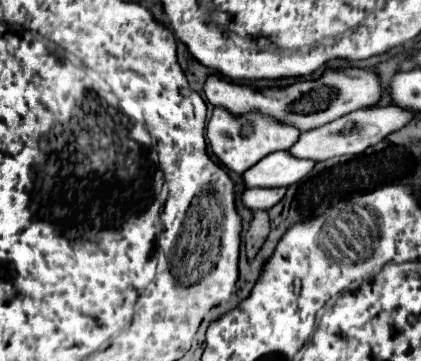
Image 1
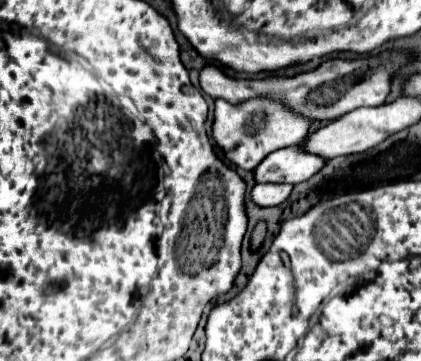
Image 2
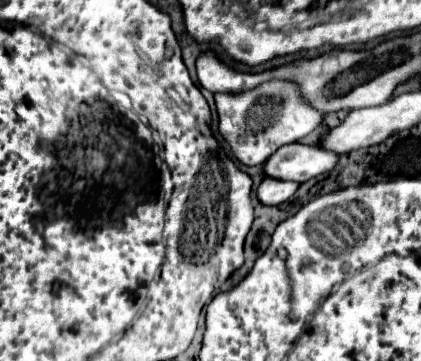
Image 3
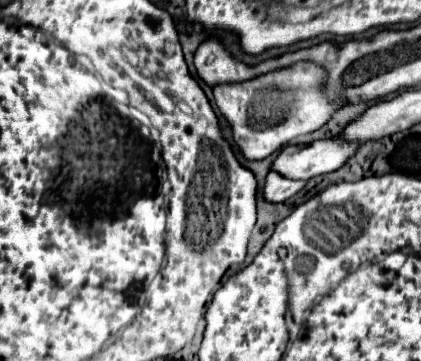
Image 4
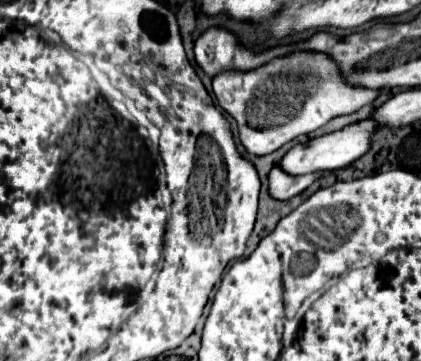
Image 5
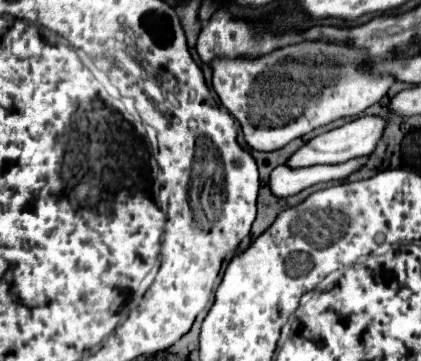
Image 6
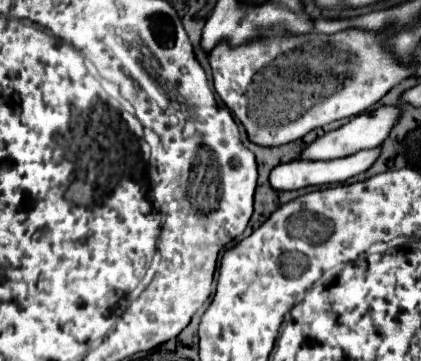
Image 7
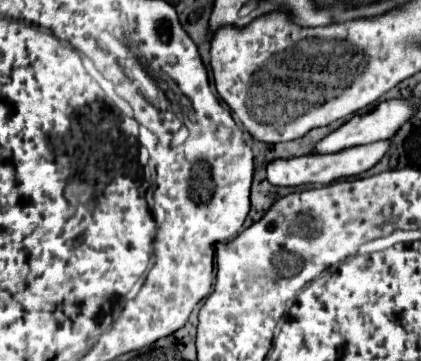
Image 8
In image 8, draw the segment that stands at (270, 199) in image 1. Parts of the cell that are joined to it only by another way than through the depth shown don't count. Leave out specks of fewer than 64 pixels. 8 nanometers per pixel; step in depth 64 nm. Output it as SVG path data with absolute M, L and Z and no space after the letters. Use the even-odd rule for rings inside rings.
M388 140L382 142L374 142L374 144L366 144L366 146L356 146L356 148L348 148L342 150L338 154L326 154L326 156L298 156L298 158L290 158L290 160L274 160L268 164L266 172L268 172L268 182L274 186L302 186L302 184L330 184L342 178L352 178L358 176L366 170L370 170L390 148Z

